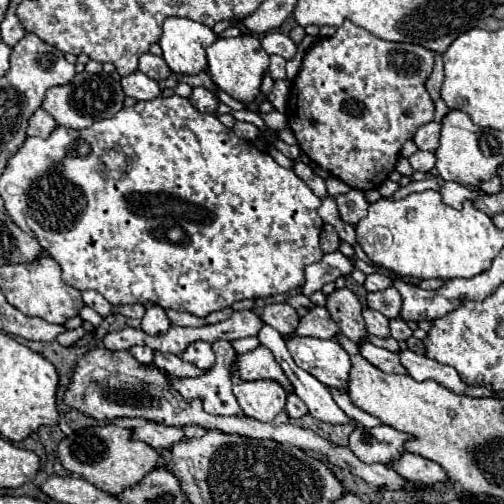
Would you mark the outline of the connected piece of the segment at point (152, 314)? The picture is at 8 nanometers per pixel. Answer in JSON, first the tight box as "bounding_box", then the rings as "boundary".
{"bounding_box":[141,306,171,336],"boundary":[[[149,306],[147,308],[147,312],[143,316],[143,324],[141,324],[143,332],[147,332],[151,336],[165,334],[169,330],[169,326],[171,326],[171,322],[169,322],[169,318],[161,306]]]}

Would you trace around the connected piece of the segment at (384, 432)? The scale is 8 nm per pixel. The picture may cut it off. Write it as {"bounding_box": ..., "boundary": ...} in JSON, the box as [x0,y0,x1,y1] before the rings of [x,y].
{"bounding_box":[349,424,413,464],"boundary":[[[385,424],[377,428],[357,426],[349,436],[349,448],[365,464],[391,464],[405,454],[405,442],[409,440],[413,440],[411,434]]]}

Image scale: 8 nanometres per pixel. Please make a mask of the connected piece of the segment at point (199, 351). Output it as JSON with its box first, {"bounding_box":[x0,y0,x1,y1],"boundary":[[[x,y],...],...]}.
{"bounding_box":[181,342,215,370],"boundary":[[[193,342],[183,354],[181,358],[185,362],[191,362],[193,366],[197,366],[199,370],[209,370],[213,368],[213,362],[215,362],[215,354],[213,354],[213,348],[211,344],[207,342]]]}

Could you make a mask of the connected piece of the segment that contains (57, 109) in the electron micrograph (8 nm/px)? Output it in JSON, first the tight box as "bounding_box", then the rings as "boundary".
{"bounding_box":[41,72,125,130],"boundary":[[[81,72],[75,76],[73,82],[49,88],[45,92],[45,100],[43,100],[41,108],[45,112],[49,112],[57,124],[79,130],[79,128],[91,126],[95,120],[111,118],[115,112],[119,112],[123,108],[123,98],[125,98],[125,94],[123,94],[119,82],[113,80],[109,74]]]}

